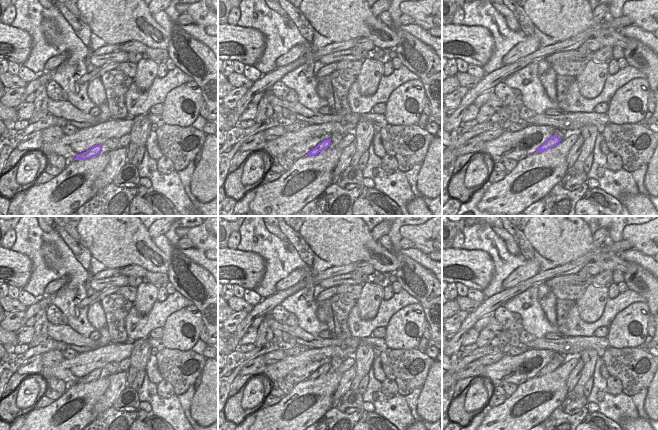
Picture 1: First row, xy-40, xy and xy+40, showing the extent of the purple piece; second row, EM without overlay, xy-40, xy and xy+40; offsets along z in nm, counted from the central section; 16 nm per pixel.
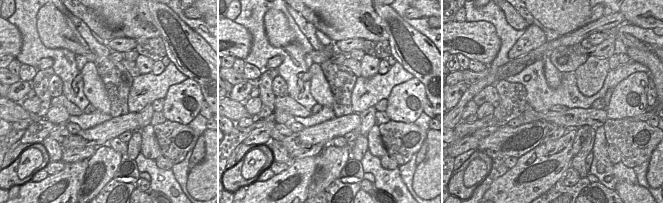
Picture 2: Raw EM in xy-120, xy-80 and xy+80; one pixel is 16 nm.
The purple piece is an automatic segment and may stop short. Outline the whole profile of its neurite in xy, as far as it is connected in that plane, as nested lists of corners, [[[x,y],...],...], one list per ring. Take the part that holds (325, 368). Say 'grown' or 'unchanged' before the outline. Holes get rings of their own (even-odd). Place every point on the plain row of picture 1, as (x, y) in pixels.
unchanged; [[[327,363],[319,367],[314,373],[312,373],[309,377],[308,380],[315,380],[322,374],[327,373],[330,370],[330,365],[331,363]]]

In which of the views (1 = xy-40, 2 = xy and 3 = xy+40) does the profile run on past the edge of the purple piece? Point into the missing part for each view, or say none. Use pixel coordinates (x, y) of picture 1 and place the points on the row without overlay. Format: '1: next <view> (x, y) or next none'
1: next none
2: next none
3: next none

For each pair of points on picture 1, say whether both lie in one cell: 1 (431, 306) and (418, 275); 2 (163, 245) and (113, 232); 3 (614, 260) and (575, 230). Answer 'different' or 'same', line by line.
1: same
2: different
3: same

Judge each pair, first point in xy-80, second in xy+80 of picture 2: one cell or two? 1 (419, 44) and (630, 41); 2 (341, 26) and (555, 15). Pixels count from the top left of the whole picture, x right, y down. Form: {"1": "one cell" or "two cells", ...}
{"1": "two cells", "2": "one cell"}

